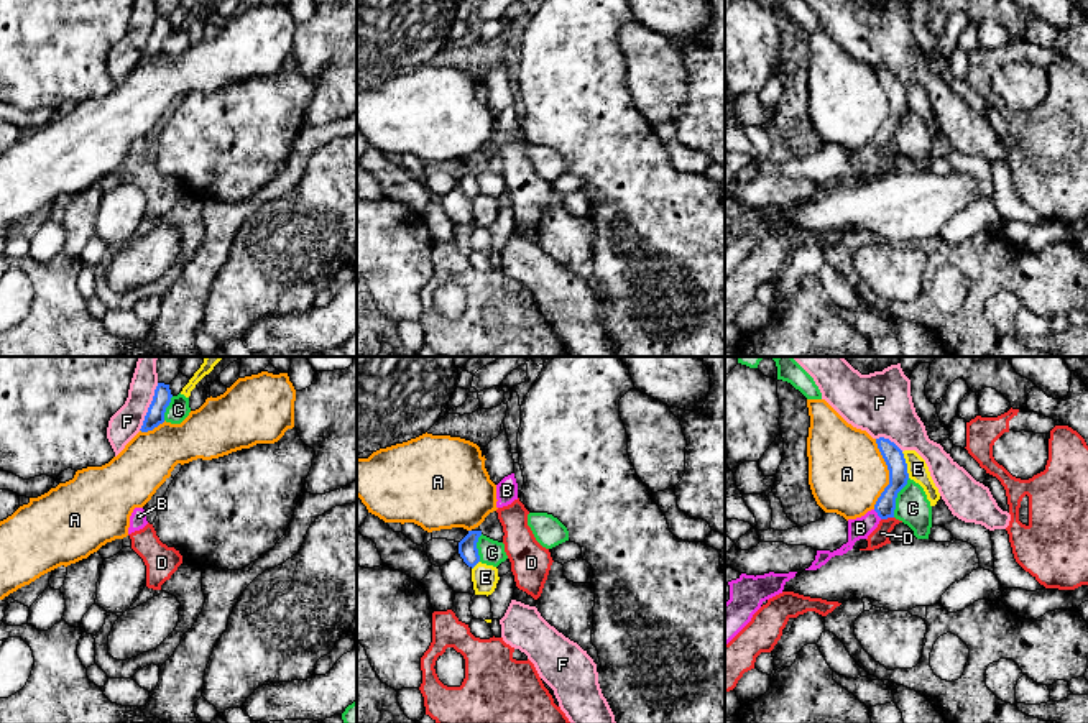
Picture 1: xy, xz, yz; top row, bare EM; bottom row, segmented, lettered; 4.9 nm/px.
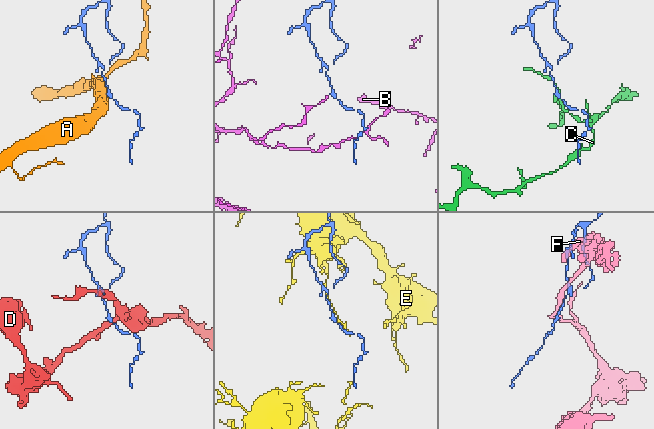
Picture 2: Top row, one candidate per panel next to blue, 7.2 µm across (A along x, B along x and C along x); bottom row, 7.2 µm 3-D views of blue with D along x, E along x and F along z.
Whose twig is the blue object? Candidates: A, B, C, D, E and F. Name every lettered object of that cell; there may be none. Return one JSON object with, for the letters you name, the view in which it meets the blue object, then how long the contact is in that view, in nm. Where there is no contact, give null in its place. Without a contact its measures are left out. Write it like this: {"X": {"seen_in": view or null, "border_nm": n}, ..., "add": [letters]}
{"B": {"seen_in": "yz", "border_nm": 60}, "add": ["B"]}

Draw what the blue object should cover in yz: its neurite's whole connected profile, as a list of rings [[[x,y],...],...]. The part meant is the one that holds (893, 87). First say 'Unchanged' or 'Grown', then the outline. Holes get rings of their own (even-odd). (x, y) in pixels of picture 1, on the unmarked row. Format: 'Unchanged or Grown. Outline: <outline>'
Grown. Outline: [[[879,69],[876,71],[876,76],[889,102],[889,117],[884,120],[871,143],[861,150],[848,151],[848,174],[833,184],[817,182],[815,192],[805,202],[817,202],[832,189],[846,186],[853,181],[856,173],[868,171],[881,151],[894,150],[897,125],[909,112],[907,95],[902,82],[889,71]]]

